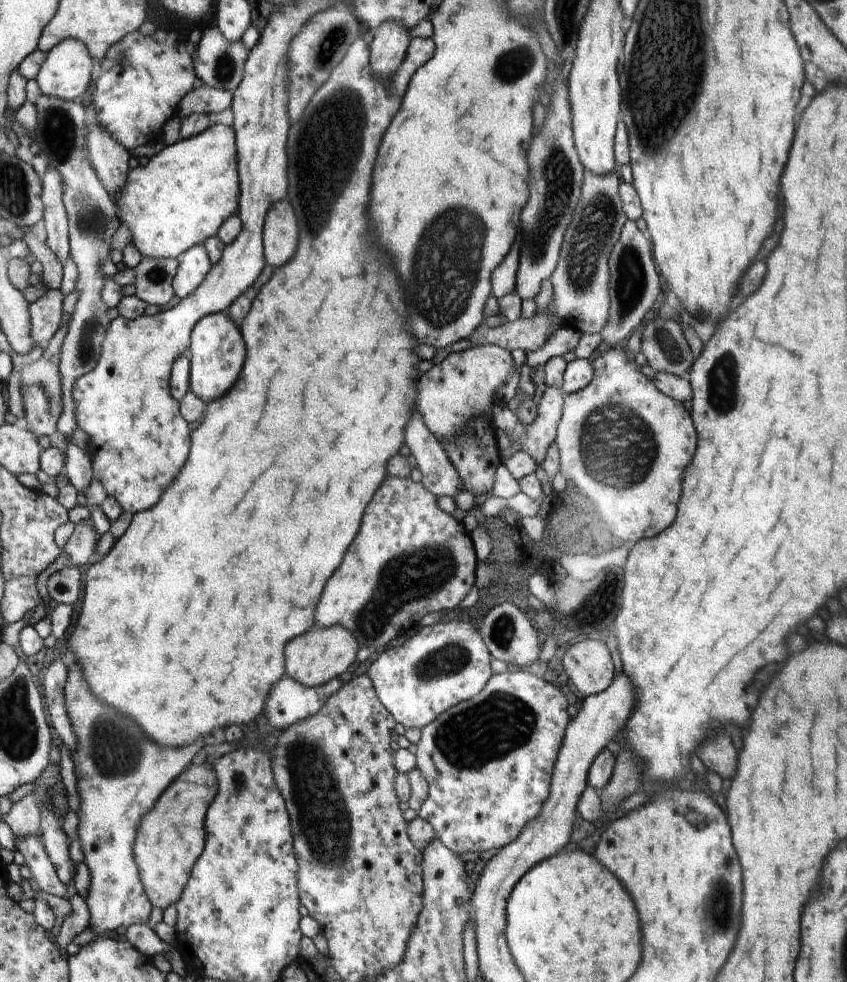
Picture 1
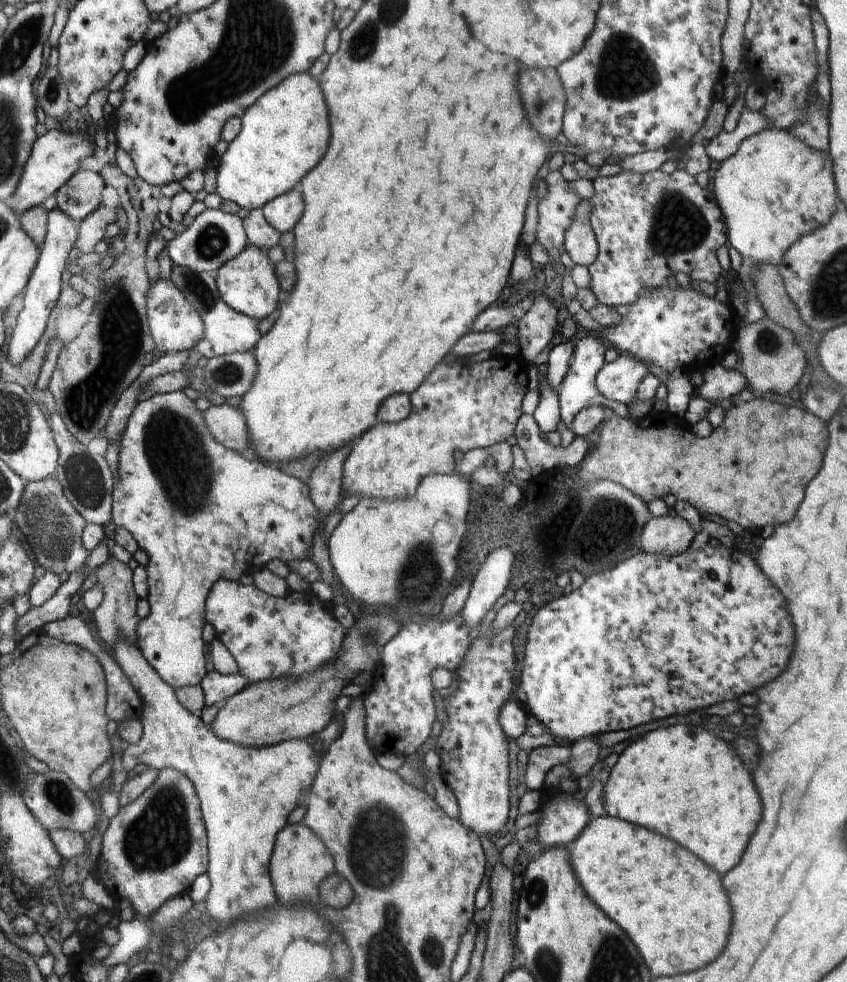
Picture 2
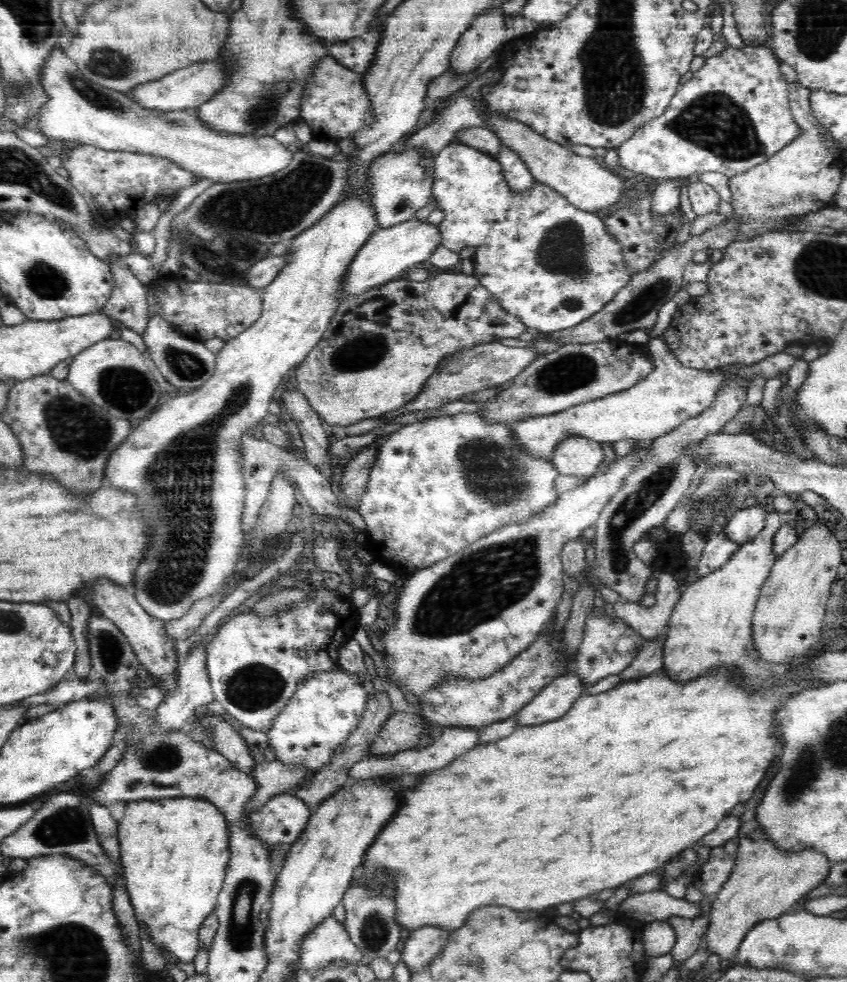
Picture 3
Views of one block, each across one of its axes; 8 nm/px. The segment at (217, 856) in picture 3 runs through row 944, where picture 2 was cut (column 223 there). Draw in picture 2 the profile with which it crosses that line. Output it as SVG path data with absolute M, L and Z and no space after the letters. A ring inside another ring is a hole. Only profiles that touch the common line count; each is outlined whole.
M310 73L287 76L280 84L266 91L249 106L241 116L238 136L228 143L226 152L218 157L215 192L224 201L235 202L246 210L256 210L278 195L287 193L322 160L330 142L328 108L318 86L318 80Z

